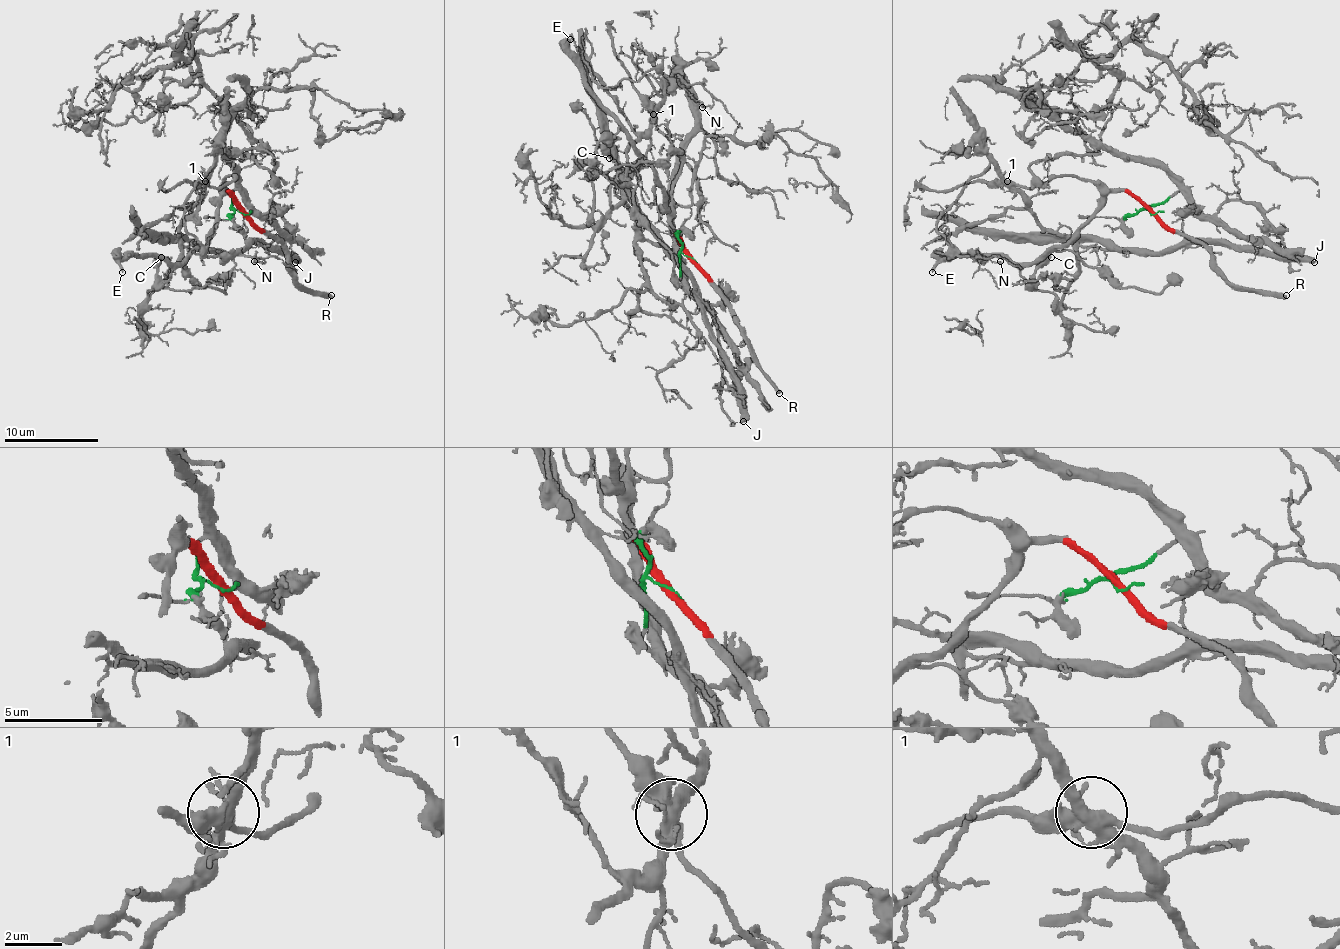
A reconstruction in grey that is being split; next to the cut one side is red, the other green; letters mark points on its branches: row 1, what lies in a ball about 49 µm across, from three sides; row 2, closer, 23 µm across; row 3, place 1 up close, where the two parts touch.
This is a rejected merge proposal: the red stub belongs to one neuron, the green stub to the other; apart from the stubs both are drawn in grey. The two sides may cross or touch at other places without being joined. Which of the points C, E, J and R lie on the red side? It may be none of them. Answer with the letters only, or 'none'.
C, E, R

